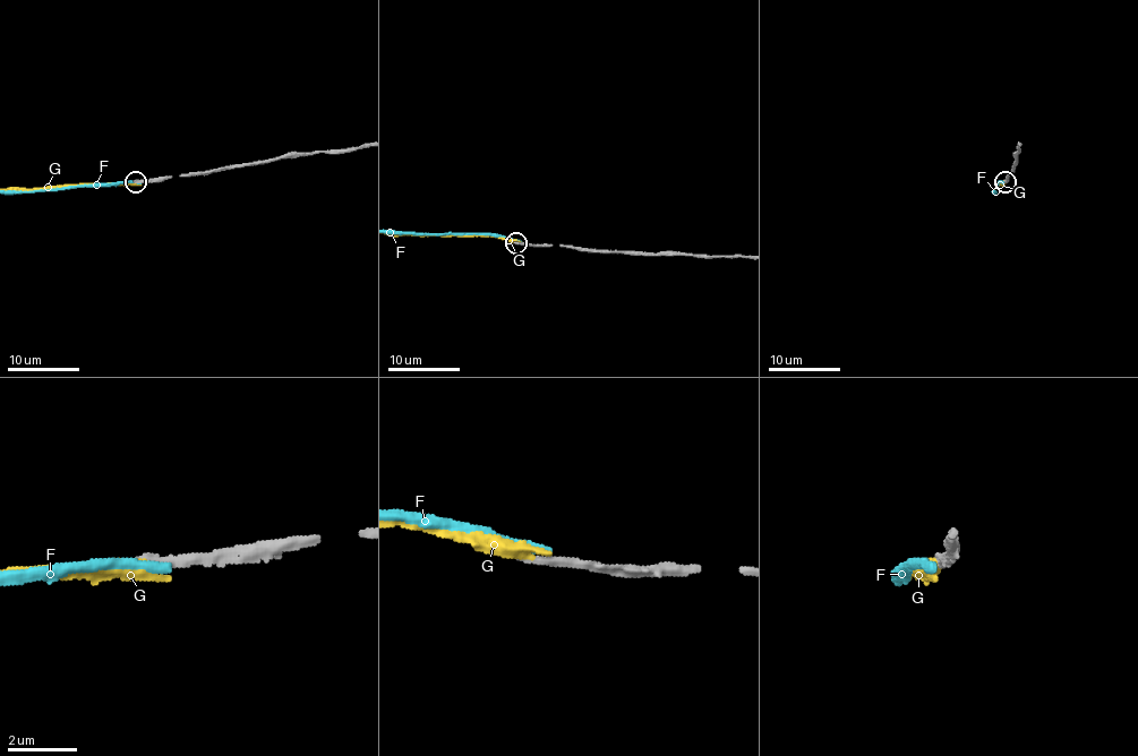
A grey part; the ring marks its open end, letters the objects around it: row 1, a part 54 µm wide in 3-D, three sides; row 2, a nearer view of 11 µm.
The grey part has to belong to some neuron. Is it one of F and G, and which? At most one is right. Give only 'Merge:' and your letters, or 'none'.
Merge: G

